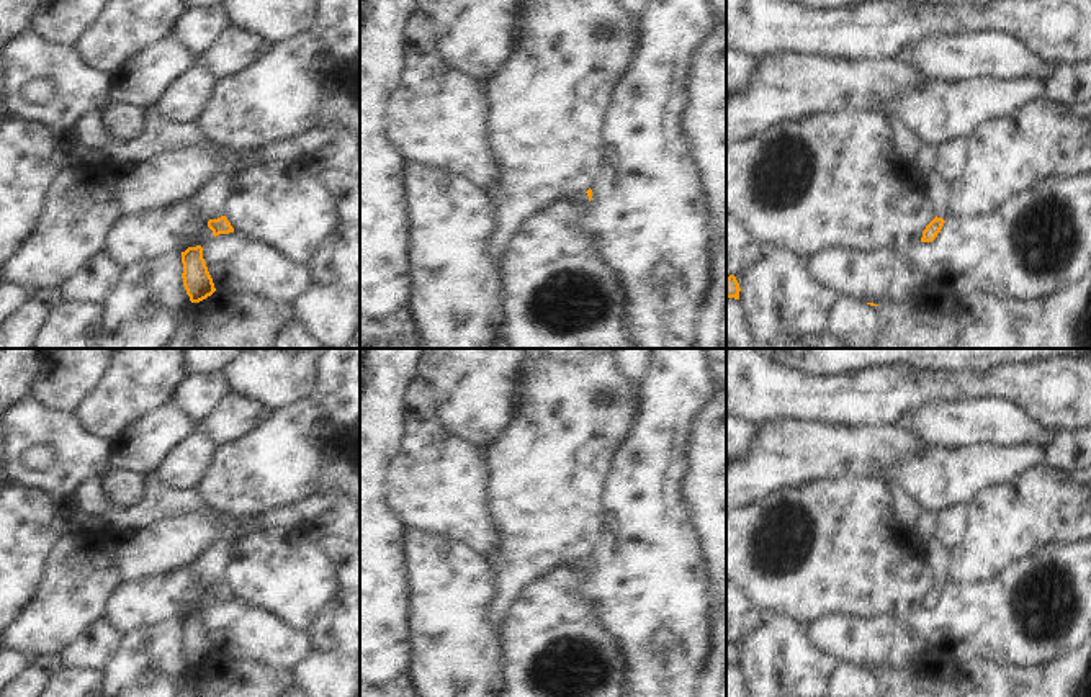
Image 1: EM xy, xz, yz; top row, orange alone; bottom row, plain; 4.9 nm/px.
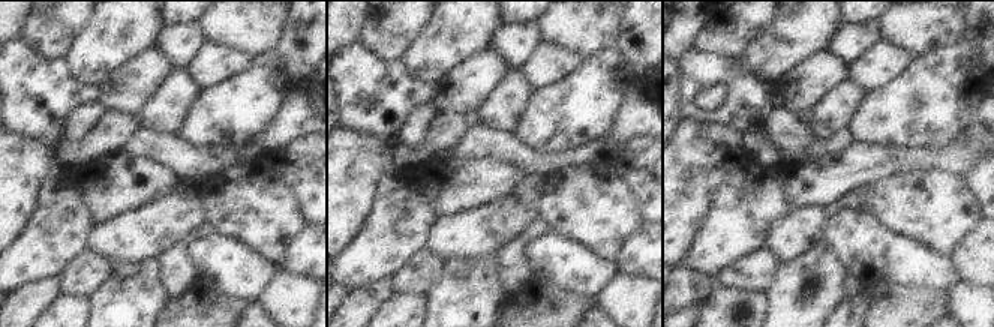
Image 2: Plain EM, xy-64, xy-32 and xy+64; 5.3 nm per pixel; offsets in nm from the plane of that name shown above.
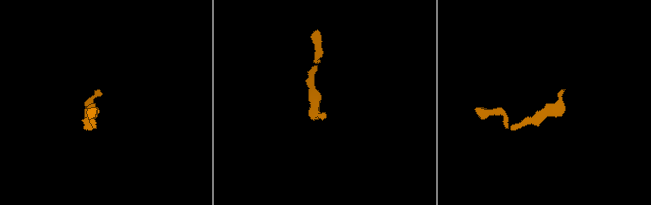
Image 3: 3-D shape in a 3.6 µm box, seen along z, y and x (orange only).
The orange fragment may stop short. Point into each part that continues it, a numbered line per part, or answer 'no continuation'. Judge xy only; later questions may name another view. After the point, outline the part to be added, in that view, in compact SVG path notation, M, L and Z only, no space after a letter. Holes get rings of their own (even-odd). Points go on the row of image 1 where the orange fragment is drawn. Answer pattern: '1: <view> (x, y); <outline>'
1: xy (208, 200); M218 173L208 178L188 200L188 203L208 219L224 216L224 198L231 188L231 175Z

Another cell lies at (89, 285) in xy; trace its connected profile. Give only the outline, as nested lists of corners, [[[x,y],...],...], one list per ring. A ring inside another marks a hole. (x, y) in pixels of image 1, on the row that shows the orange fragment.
[[[101,252],[59,286],[61,298],[79,304],[103,304],[106,295],[119,280],[119,272],[118,263]]]

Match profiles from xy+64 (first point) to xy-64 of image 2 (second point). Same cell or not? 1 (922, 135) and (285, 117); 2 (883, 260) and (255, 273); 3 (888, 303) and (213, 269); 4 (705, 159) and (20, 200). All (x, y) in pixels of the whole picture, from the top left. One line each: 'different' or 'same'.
1: different
2: same
3: different
4: same

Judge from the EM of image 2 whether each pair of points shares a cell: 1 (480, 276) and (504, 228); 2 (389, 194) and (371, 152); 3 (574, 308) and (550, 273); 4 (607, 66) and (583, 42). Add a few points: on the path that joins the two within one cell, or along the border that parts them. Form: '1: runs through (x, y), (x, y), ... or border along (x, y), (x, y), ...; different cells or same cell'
1: border along (494, 254), (456, 263); different cells
2: border along (392, 173), (378, 183), (374, 206), (369, 212); different cells
3: border along (534, 282), (565, 293), (594, 297); different cells
4: border along (612, 48), (603, 48), (585, 57); different cells

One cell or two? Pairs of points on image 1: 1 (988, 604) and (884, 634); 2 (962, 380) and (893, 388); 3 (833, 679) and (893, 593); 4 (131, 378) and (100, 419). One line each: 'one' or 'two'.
1: one
2: one
3: two
4: one

